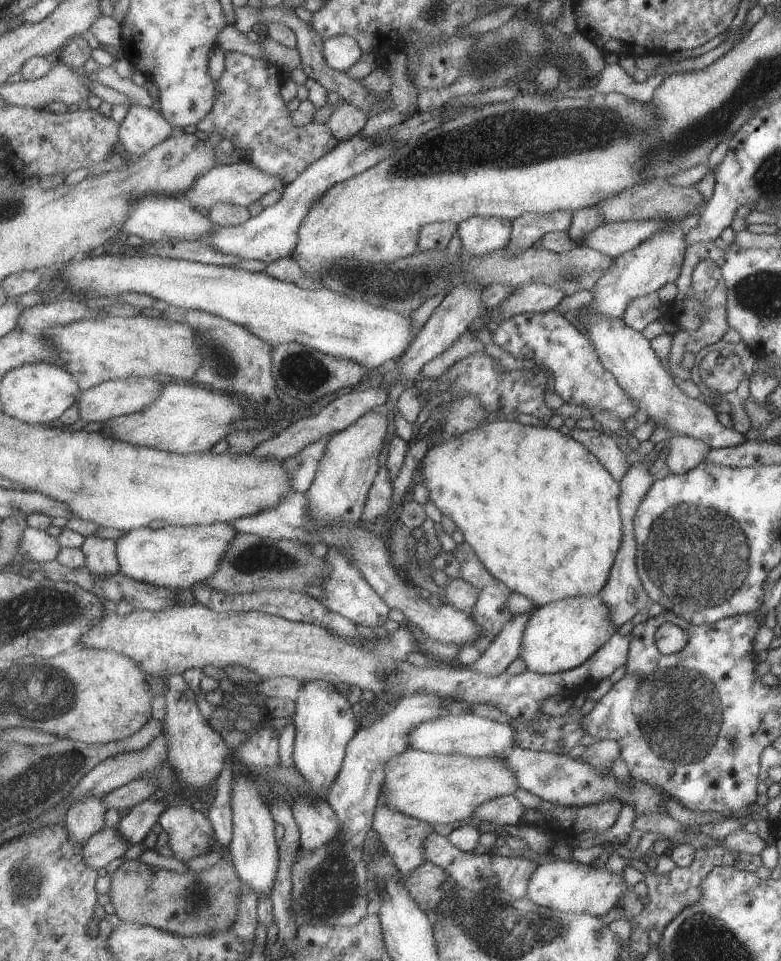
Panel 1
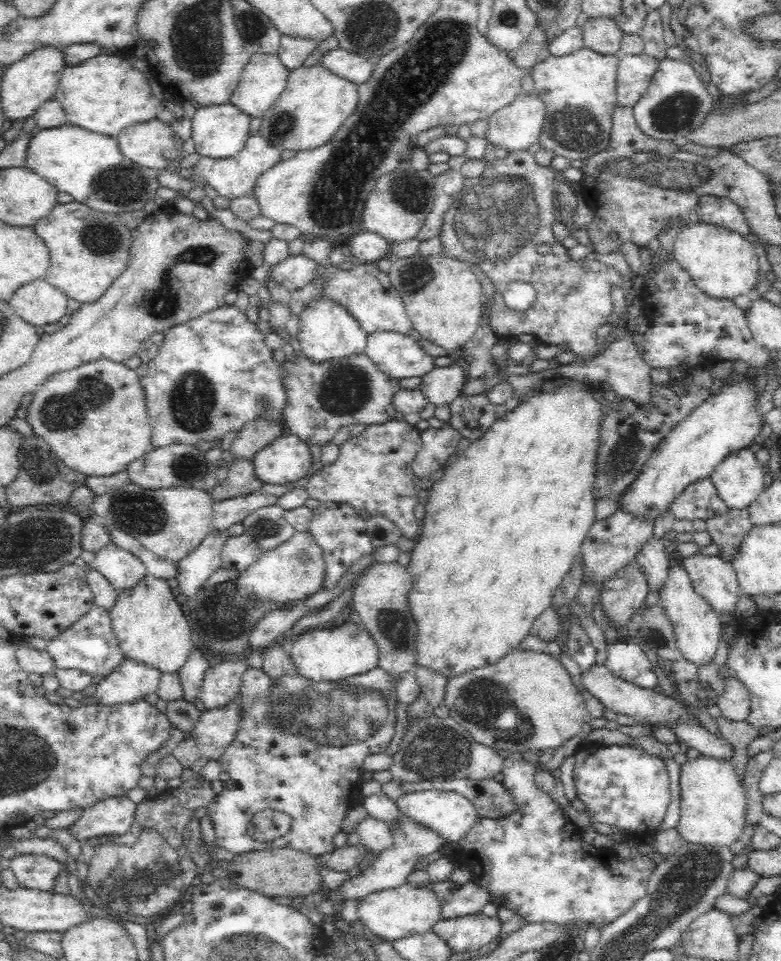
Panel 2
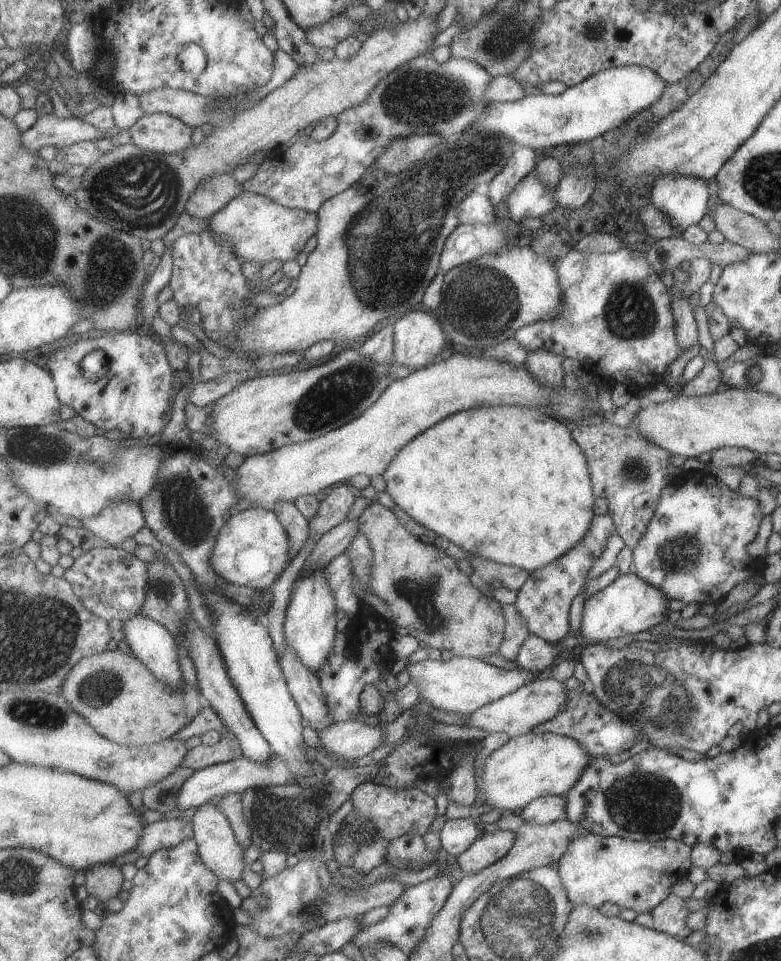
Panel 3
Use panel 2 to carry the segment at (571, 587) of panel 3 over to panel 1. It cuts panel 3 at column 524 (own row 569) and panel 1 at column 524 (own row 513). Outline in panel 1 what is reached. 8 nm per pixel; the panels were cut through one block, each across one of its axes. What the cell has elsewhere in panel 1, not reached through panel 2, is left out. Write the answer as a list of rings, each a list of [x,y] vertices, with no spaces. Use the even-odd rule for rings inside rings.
[[[534,610],[529,614],[517,614],[511,622],[493,640],[492,645],[484,651],[473,665],[466,668],[487,676],[503,674],[524,651],[525,630],[529,620],[533,620]]]

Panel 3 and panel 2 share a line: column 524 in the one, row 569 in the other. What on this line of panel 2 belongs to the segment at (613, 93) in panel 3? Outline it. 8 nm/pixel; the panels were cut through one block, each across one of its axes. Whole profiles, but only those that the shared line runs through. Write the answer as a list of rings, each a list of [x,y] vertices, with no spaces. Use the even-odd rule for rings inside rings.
[[[114,542],[95,552],[93,565],[118,591],[131,587],[147,574],[147,568],[140,557]]]

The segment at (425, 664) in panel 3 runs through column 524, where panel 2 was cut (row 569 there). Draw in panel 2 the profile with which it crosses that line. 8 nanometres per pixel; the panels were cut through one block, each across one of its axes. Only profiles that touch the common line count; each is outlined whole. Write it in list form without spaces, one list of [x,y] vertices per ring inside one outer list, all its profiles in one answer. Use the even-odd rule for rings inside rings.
[[[673,562],[668,569],[668,576],[660,590],[660,604],[672,622],[677,639],[677,648],[682,657],[697,666],[708,665],[715,658],[721,642],[721,618],[714,607],[700,593],[696,592],[690,575],[684,565]]]

